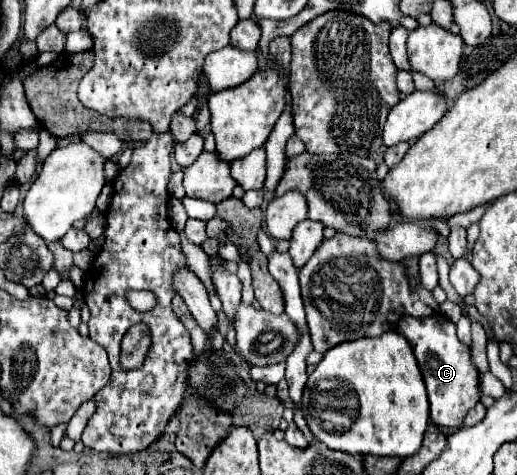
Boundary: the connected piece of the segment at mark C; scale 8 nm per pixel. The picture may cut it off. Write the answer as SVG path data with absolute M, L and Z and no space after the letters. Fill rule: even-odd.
M435 314L429 318L411 318L405 316L399 324L399 332L409 340L429 396L429 416L437 426L459 428L467 410L471 410L481 394L479 394L479 372L471 360L471 350L459 342L455 324L447 322L445 316Z

